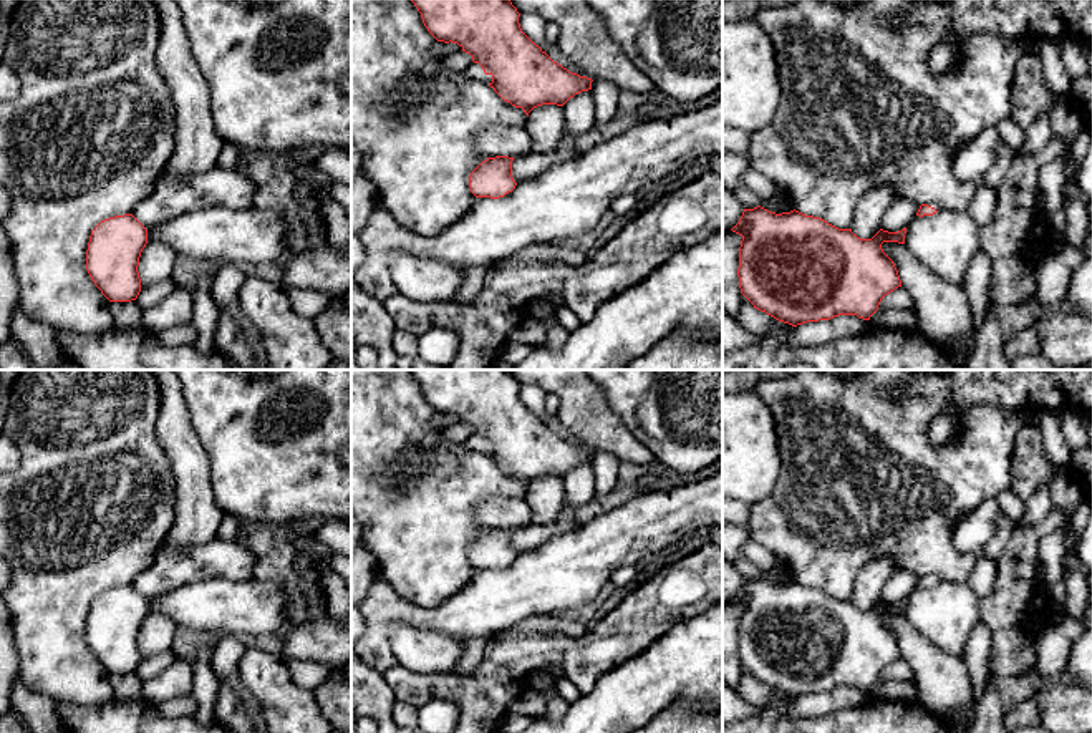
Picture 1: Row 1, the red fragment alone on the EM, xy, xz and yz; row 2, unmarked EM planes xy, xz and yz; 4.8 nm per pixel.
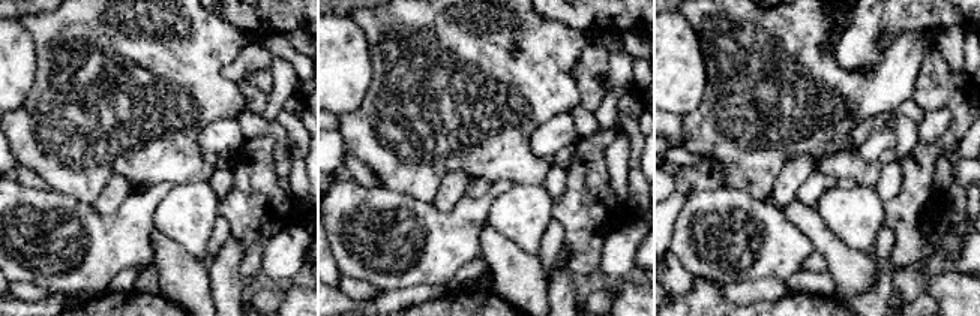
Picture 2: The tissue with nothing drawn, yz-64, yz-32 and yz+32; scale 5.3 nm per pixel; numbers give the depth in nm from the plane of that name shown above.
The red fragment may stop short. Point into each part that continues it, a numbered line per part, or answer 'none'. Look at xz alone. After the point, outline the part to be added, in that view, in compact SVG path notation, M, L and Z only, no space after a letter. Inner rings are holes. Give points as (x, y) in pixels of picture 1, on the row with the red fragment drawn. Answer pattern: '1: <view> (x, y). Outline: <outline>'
none

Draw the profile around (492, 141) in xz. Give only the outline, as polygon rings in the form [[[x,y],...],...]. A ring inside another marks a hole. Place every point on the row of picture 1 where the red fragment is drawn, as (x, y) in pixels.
[[[489,126],[477,136],[477,149],[484,158],[530,154],[534,143],[525,128]]]

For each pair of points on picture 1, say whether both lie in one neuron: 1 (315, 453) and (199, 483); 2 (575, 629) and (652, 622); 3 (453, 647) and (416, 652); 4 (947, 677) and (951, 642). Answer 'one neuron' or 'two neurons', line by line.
1: two neurons
2: two neurons
3: one neuron
4: two neurons

